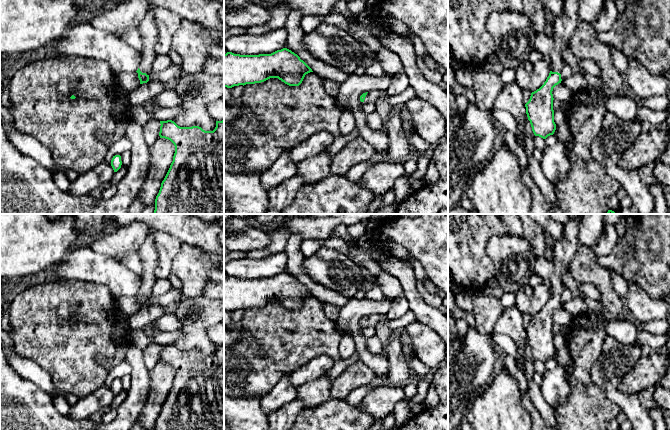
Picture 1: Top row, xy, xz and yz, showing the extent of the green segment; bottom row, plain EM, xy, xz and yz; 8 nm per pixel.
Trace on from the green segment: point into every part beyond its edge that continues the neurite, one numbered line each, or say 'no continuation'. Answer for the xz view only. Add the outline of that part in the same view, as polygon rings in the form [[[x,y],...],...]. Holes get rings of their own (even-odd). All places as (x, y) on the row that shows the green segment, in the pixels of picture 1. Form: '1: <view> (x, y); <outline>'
1: xz (372, 96); [[[370,91],[367,93],[364,103],[375,103],[381,97],[380,91]]]

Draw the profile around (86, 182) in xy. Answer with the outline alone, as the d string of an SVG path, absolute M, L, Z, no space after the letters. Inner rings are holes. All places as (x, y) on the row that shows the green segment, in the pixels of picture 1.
M104 160L72 181L68 192L75 196L88 195L92 190L110 181L114 173L111 164Z

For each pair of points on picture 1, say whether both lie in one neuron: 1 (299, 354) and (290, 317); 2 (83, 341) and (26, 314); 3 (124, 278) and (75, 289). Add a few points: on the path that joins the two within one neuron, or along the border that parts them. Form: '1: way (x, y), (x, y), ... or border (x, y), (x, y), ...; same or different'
1: way (296, 345), (296, 332), (290, 326); same
2: way (69, 341), (56, 341), (40, 325); same
3: border (76, 279), (103, 283), (115, 299); different

